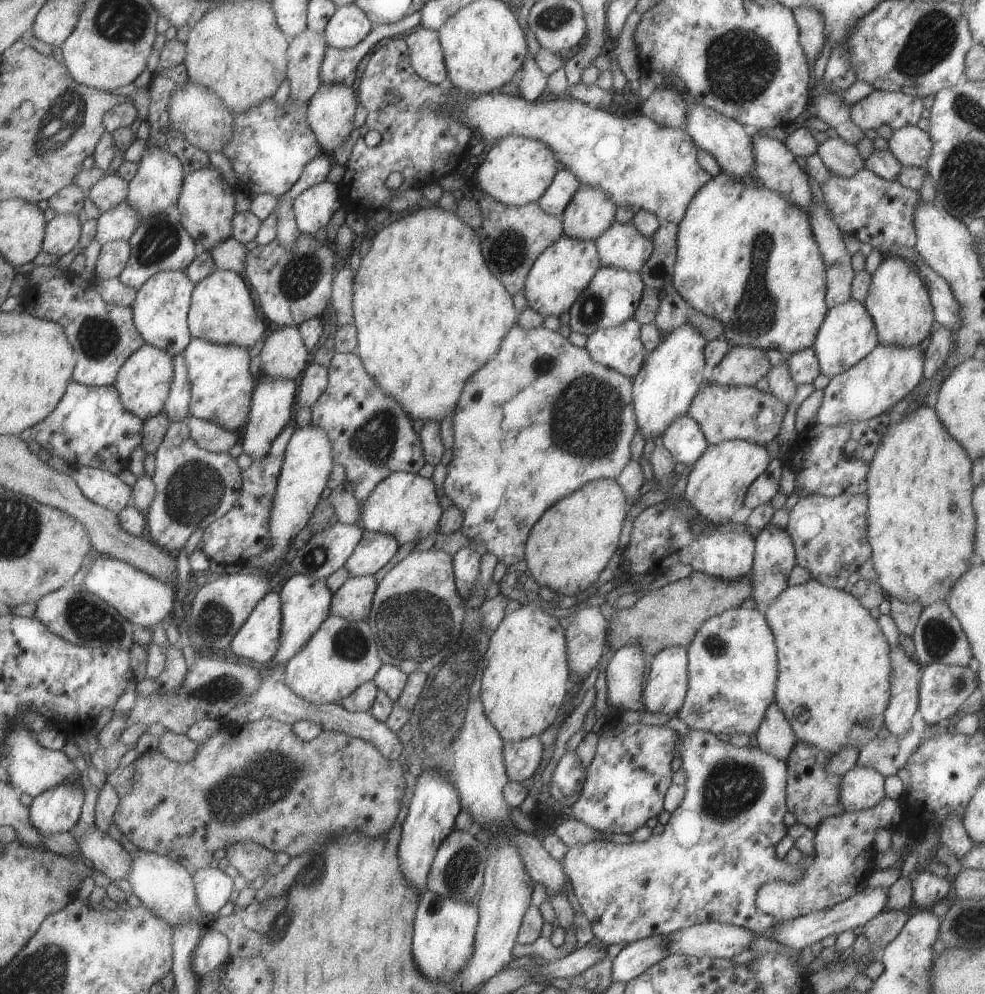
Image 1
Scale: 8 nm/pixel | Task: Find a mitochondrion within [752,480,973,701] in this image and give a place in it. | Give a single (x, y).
(939, 638)

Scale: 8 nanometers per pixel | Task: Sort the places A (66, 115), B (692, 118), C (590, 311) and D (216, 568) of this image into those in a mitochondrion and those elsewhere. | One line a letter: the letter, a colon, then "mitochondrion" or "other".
A: mitochondrion
B: other
C: mitochondrion
D: other

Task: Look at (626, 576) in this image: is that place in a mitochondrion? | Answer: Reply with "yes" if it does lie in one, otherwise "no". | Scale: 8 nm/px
no

